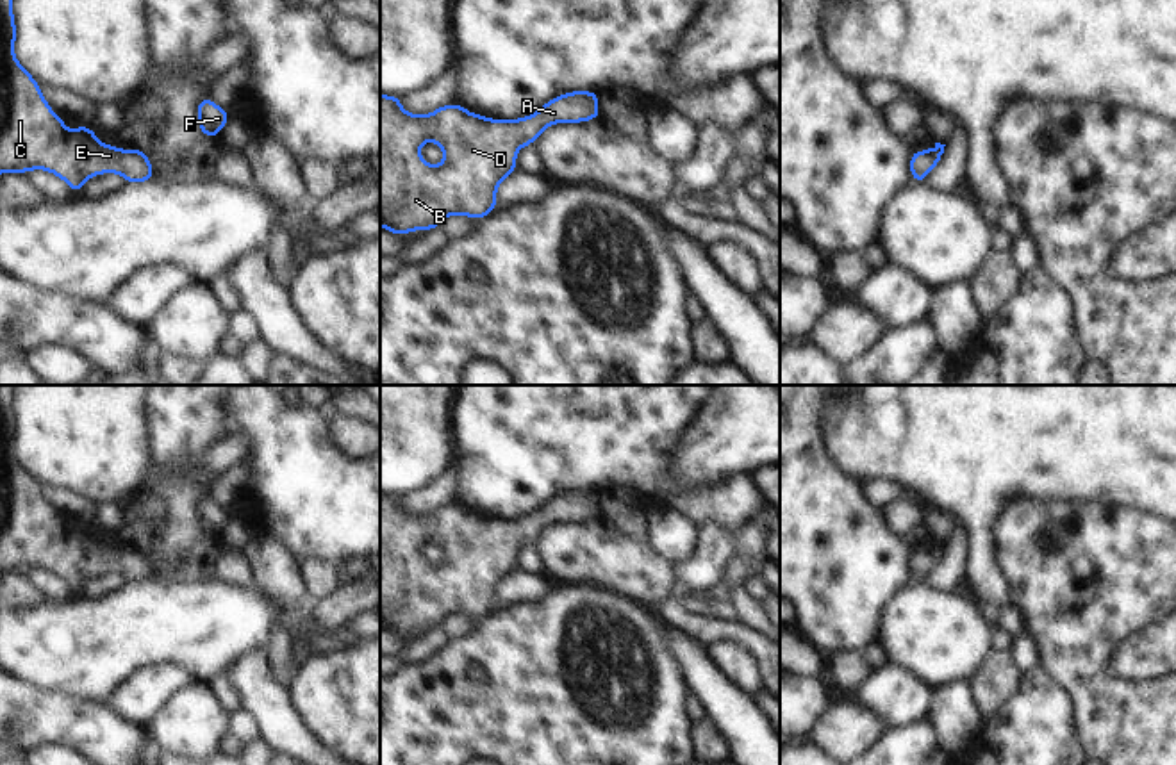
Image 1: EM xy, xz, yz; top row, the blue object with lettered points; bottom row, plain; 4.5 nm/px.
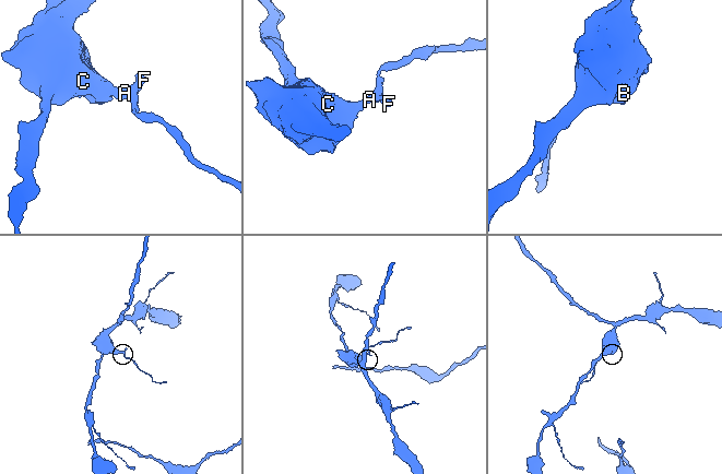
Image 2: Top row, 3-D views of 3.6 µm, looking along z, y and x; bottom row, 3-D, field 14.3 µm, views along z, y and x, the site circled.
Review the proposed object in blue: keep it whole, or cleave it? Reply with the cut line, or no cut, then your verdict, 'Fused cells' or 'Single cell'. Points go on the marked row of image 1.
No split. Single cell

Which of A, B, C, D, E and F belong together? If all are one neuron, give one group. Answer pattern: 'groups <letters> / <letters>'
groups A B C D E F

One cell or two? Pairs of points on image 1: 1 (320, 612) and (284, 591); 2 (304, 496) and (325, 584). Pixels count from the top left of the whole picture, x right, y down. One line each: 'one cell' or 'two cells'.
1: two cells
2: two cells

